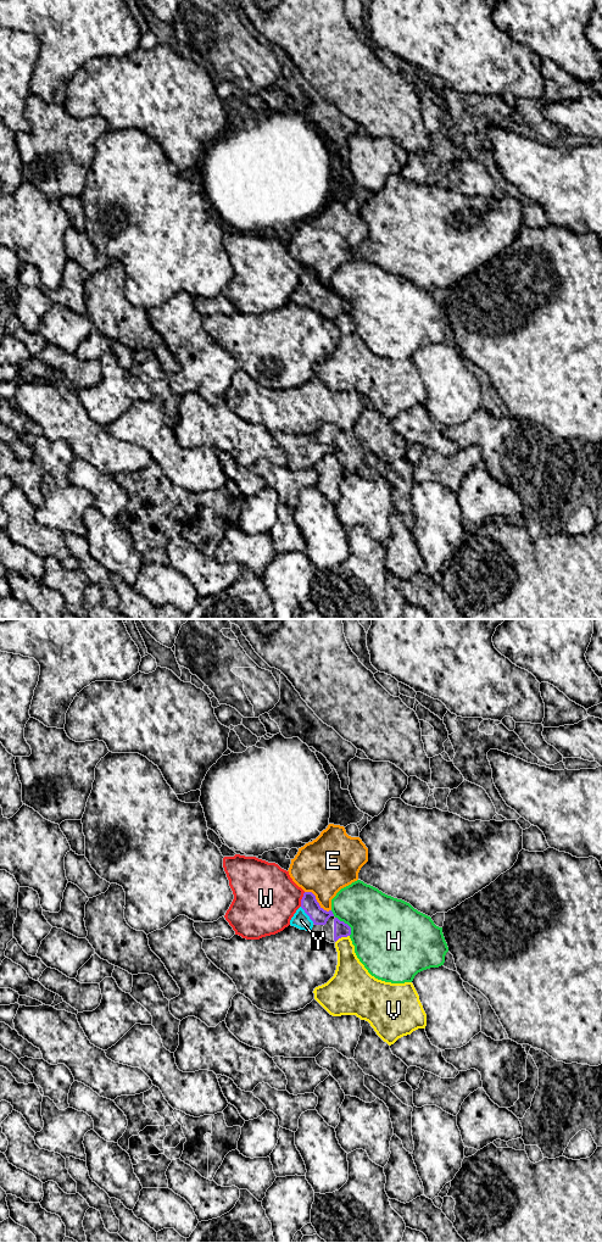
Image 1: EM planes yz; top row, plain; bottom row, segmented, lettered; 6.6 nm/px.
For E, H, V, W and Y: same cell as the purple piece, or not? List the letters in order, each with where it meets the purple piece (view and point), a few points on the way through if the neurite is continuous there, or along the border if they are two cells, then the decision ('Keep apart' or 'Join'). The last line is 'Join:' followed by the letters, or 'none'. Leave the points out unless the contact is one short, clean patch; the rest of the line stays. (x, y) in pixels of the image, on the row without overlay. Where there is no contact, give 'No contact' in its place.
E: Touches purple at yz (316, 277). Keep apart
H: Touches purple at yz (343, 297). Keep apart
V: Touches purple at yz (341, 312). Keep apart
W: Touches purple at yz (301, 276). Keep apart
Y: Touches purple at yz (307, 290). Path across: yz (318, 291), (307, 290), (301, 296). Join
Join: Y

